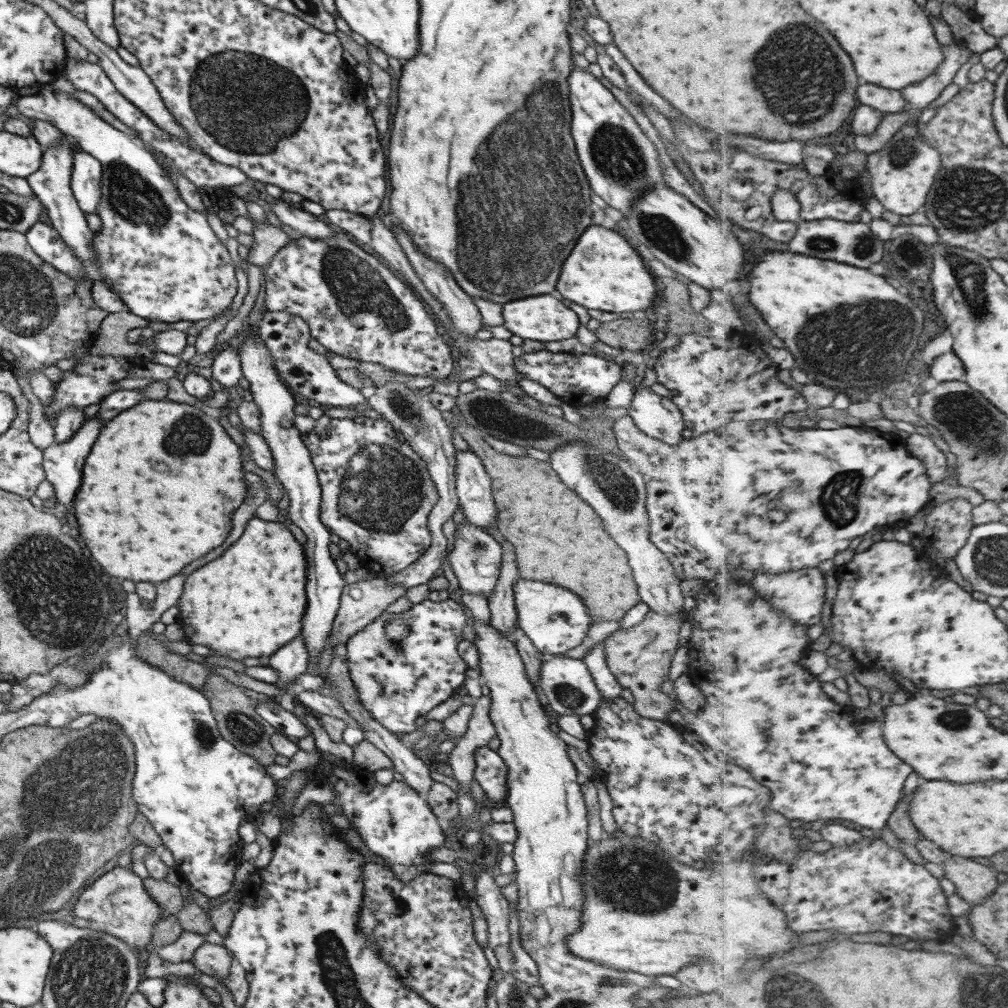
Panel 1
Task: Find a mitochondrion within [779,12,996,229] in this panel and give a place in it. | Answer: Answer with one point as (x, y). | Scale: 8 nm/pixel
(902, 154)

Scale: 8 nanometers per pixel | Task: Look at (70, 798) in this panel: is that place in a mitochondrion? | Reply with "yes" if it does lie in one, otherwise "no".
yes

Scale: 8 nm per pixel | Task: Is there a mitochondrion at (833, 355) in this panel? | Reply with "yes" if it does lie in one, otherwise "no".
yes

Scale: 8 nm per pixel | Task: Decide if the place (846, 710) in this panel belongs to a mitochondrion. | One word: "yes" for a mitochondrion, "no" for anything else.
no

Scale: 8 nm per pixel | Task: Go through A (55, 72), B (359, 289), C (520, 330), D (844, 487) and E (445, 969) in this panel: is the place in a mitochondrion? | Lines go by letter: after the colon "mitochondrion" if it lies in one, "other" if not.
A: other
B: mitochondrion
C: other
D: mitochondrion
E: other

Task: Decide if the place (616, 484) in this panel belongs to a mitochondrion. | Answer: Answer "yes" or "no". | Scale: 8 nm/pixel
yes

